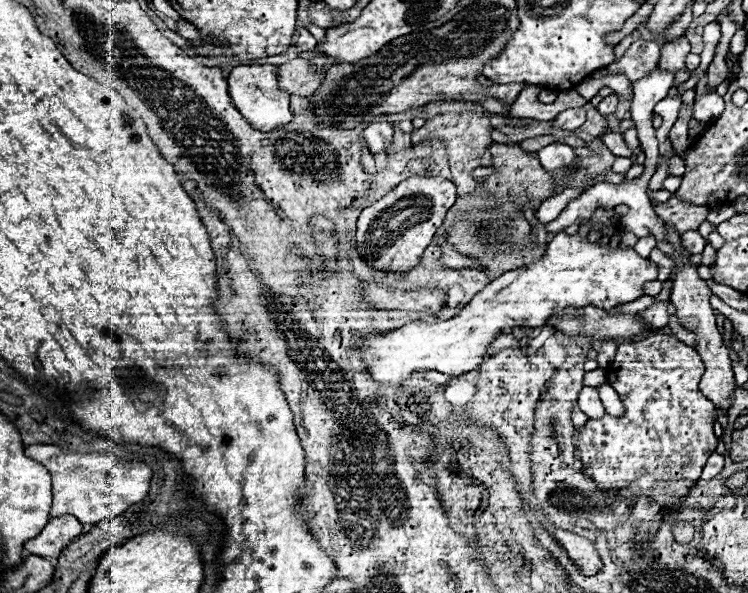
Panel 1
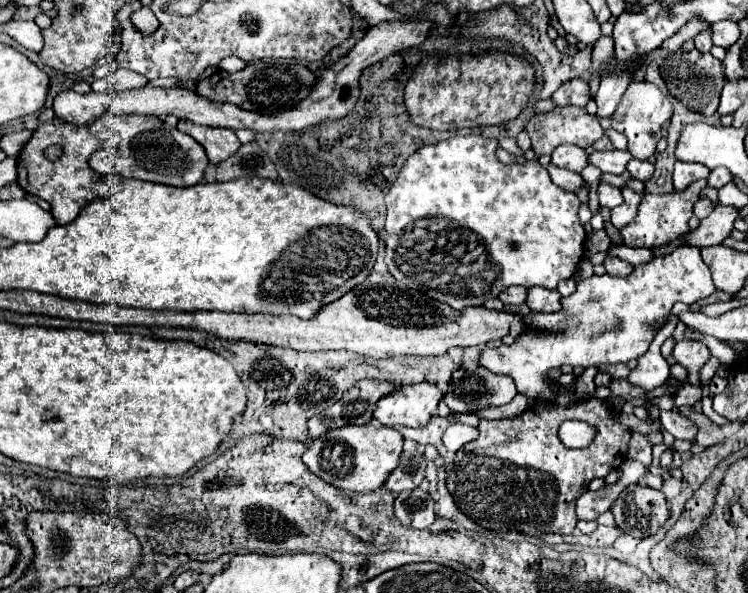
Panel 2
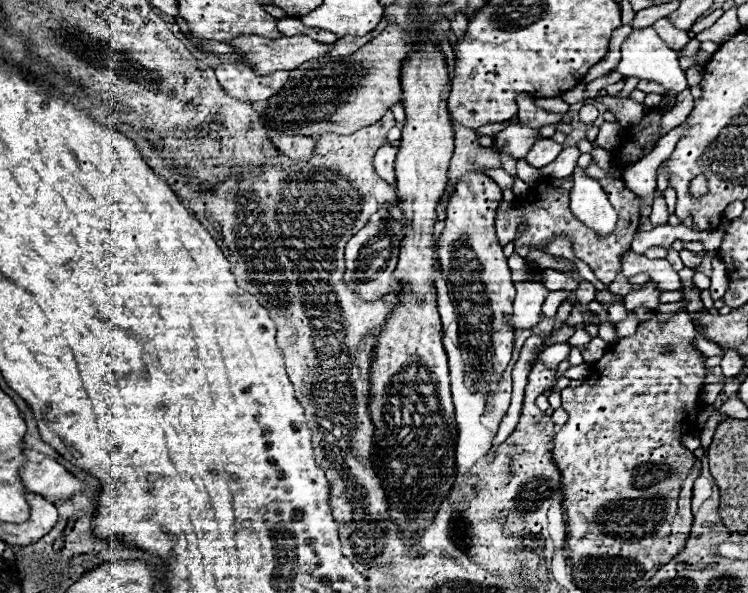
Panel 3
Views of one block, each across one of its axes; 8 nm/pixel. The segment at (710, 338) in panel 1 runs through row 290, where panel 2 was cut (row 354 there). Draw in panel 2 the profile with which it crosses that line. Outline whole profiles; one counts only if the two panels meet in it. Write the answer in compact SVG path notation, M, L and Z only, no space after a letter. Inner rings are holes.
M682 340L674 346L672 356L680 366L686 368L688 380L698 384L700 382L700 368L710 358L710 350L698 340Z

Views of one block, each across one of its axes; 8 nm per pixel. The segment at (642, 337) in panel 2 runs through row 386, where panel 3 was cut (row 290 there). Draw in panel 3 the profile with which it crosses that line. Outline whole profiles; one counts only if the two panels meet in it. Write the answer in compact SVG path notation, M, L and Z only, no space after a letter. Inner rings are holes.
M514 282L516 286L516 300L514 312L510 314L510 324L514 328L532 328L540 322L542 304L544 304L549 290L541 282Z

